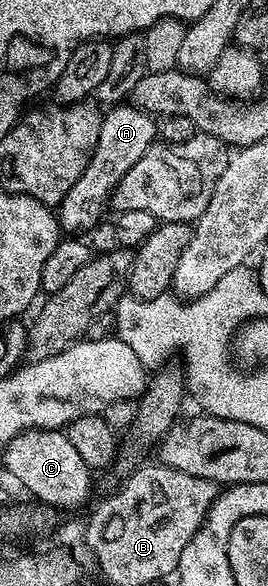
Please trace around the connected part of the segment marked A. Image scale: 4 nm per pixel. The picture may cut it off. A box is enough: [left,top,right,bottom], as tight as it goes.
[56,102,158,234]

